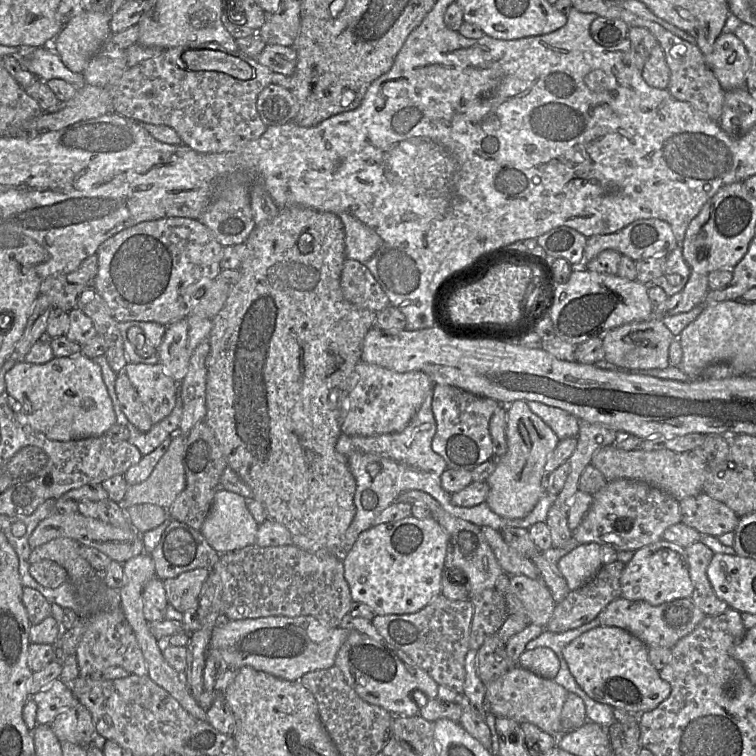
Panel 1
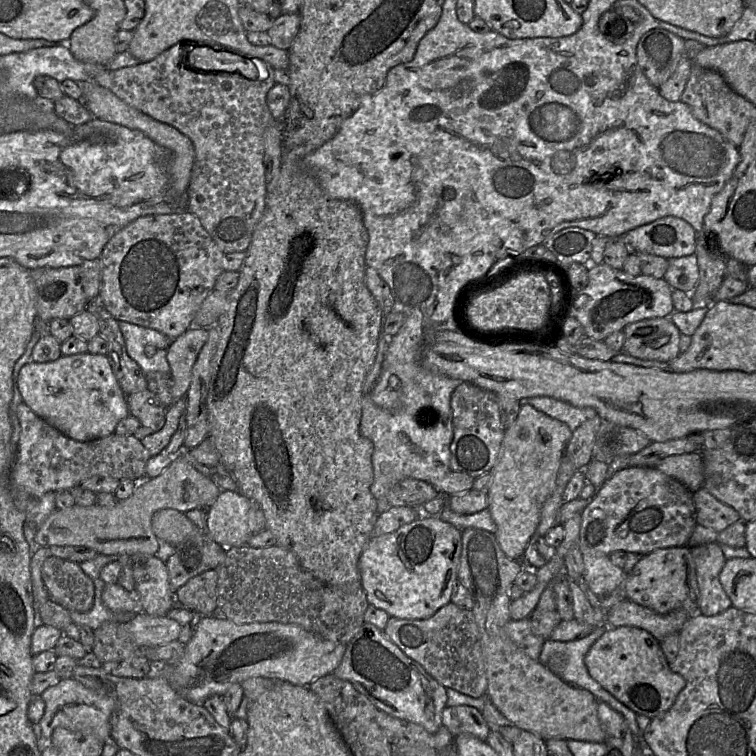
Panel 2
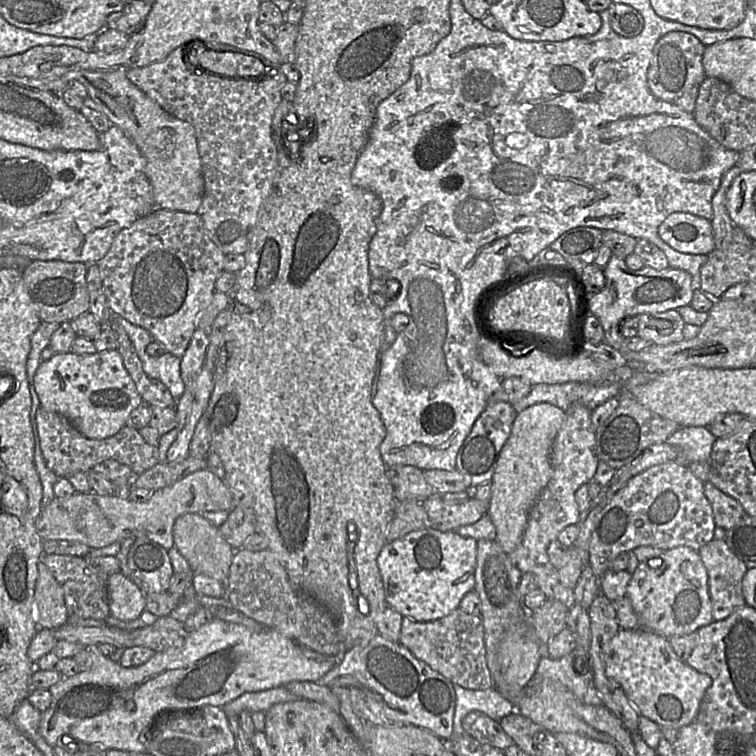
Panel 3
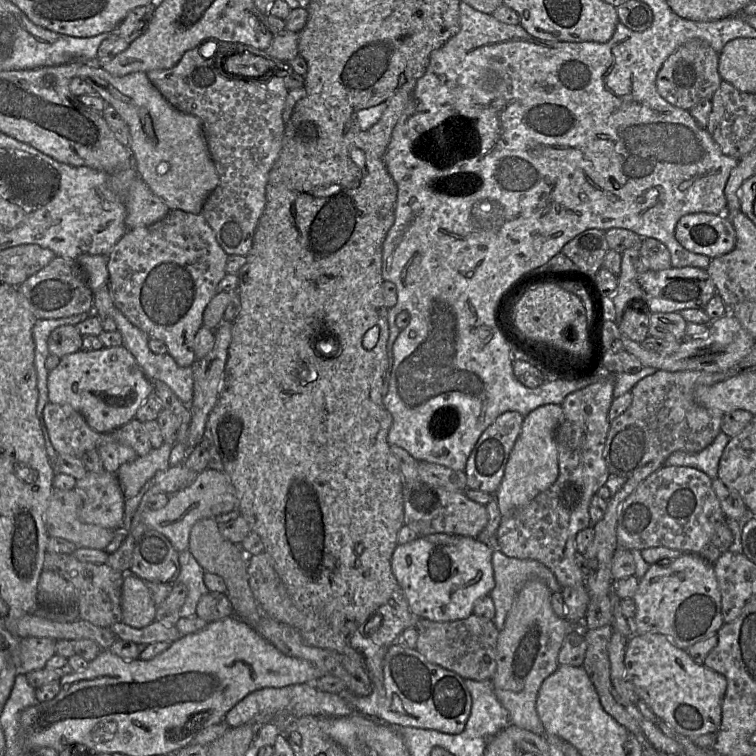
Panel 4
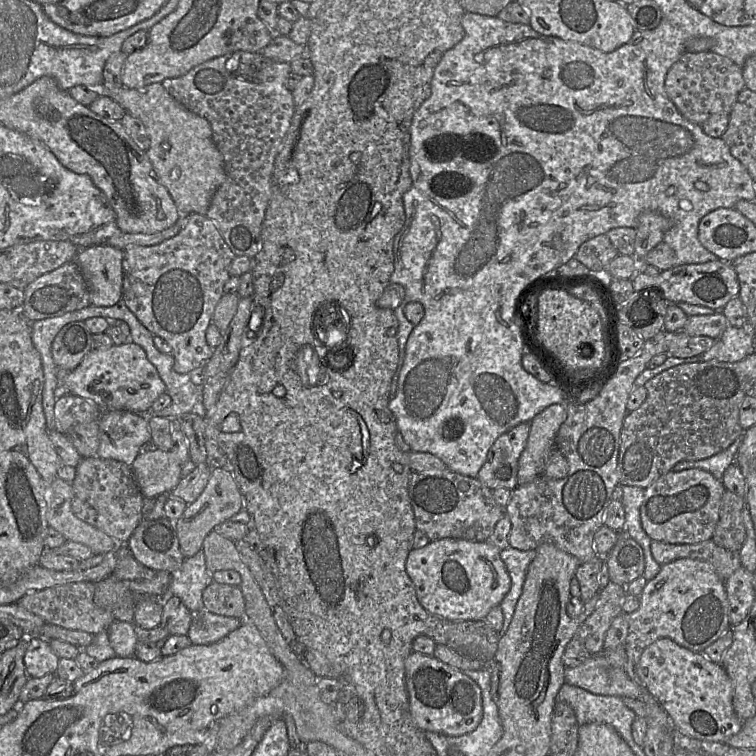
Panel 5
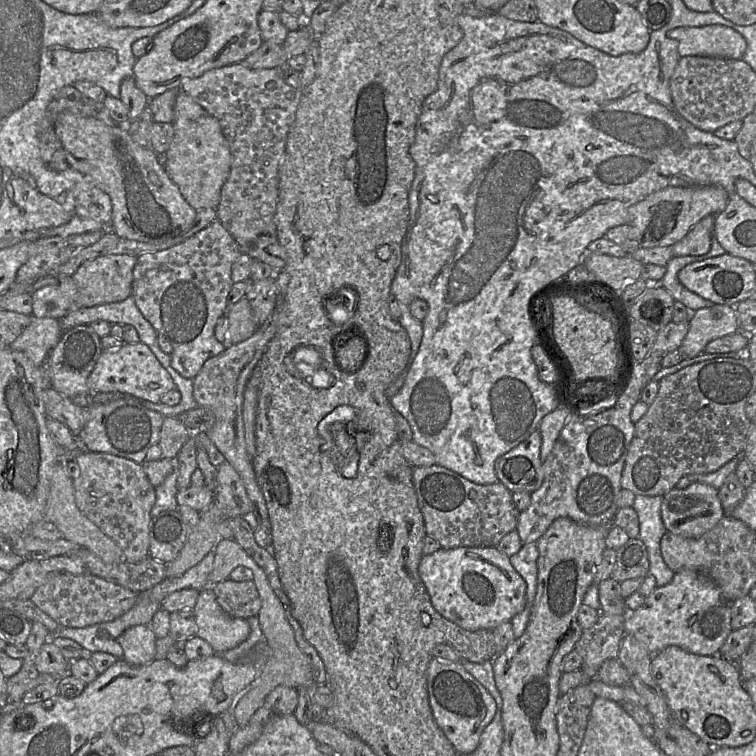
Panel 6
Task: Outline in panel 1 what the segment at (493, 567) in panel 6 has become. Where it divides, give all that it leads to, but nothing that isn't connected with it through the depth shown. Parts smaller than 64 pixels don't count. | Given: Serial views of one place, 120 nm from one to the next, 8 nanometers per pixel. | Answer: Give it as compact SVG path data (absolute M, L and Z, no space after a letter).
M409 516L361 532L342 560L352 600L368 605L376 615L419 611L441 594L441 574L447 547L447 533L431 517L417 519Z

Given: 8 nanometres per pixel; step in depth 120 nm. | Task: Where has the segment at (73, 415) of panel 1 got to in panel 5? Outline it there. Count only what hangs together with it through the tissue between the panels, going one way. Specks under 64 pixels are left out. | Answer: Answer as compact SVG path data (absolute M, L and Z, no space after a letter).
M125 342L106 349L93 348L72 371L64 372L63 380L55 389L57 399L75 395L94 402L101 412L130 411L145 415L152 403L163 393L165 384L155 366L147 359L144 349Z

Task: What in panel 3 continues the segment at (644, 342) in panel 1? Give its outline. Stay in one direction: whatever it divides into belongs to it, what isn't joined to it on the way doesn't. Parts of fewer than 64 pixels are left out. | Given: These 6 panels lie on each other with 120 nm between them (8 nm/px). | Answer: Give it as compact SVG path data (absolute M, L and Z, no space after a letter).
M677 310L638 315L637 336L655 345L667 346L684 340L685 322Z

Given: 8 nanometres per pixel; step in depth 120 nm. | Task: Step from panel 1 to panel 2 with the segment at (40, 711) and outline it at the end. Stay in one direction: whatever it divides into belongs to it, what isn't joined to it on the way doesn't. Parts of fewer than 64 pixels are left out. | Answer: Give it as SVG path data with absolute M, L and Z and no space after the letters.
M71 677L61 679L56 685L47 688L41 697L45 702L45 710L39 726L44 738L51 739L53 730L62 727L95 736L104 742L112 741L110 720L116 706L116 701L112 696L90 690Z

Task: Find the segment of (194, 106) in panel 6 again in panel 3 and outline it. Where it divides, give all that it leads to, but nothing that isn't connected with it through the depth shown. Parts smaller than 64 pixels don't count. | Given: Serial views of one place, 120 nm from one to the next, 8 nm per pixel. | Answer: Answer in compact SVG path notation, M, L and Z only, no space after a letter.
M127 66L119 67L112 71L80 69L67 72L61 78L67 78L67 84L72 80L82 83L87 89L88 97L97 103L111 122L121 128L137 146L145 158L144 170L152 186L153 197L157 208L197 213L202 202L205 184L195 129L189 122L180 120L166 112L134 85L126 76L126 72L129 69L131 68Z

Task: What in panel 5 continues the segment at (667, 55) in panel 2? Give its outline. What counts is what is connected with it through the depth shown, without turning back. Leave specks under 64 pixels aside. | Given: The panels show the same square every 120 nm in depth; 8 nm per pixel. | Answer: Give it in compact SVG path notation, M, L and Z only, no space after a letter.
M687 52L669 69L664 88L680 113L687 120L701 126L713 114L728 114L739 93L746 87L742 68L729 58L712 52Z

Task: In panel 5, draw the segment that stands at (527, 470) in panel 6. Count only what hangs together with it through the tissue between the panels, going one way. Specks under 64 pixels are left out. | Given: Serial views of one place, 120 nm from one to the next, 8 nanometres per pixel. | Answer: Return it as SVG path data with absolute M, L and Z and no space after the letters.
M523 422L500 435L489 449L476 478L491 489L515 489L518 486L518 462L529 433L530 422Z

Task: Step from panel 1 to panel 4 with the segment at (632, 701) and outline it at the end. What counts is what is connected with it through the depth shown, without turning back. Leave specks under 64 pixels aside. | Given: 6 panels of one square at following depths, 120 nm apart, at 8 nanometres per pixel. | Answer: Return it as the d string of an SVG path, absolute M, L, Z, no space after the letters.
M638 634L628 640L624 664L638 698L676 732L690 739L717 732L727 688L723 675L696 663L686 650L676 647L662 634Z

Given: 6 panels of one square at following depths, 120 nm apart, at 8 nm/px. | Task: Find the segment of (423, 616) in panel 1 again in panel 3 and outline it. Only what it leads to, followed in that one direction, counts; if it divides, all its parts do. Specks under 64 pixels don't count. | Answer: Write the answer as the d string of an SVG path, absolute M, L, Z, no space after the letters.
M459 607L447 616L428 622L417 622L403 616L399 643L454 685L471 690L492 687L486 661L484 627L480 616L467 614Z

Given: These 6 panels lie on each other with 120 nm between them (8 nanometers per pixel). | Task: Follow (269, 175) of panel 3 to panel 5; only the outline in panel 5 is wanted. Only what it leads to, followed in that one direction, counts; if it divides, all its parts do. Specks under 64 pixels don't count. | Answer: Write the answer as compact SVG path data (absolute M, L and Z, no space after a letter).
M237 51L232 55L225 54L223 56L206 61L194 67L183 76L177 78L168 78L161 83L162 86L176 101L178 101L188 110L205 118L211 125L213 141L224 159L225 180L213 195L209 209L206 213L206 217L214 222L224 241L236 256L247 256L249 258L254 258L260 248L262 224L265 218L268 204L271 199L271 177L274 168L274 162L277 154L279 153L281 143L283 142L283 139L290 127L291 120L296 108L292 96L292 91L290 91L286 87L286 79L291 72L292 70L289 63L274 61L263 56L260 53Z

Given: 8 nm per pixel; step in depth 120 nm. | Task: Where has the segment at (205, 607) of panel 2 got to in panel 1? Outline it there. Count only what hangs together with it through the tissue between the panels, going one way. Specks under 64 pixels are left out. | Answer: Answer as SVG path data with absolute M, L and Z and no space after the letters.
M197 568L179 576L163 580L168 603L182 614L196 611L202 586L209 576L209 569Z

